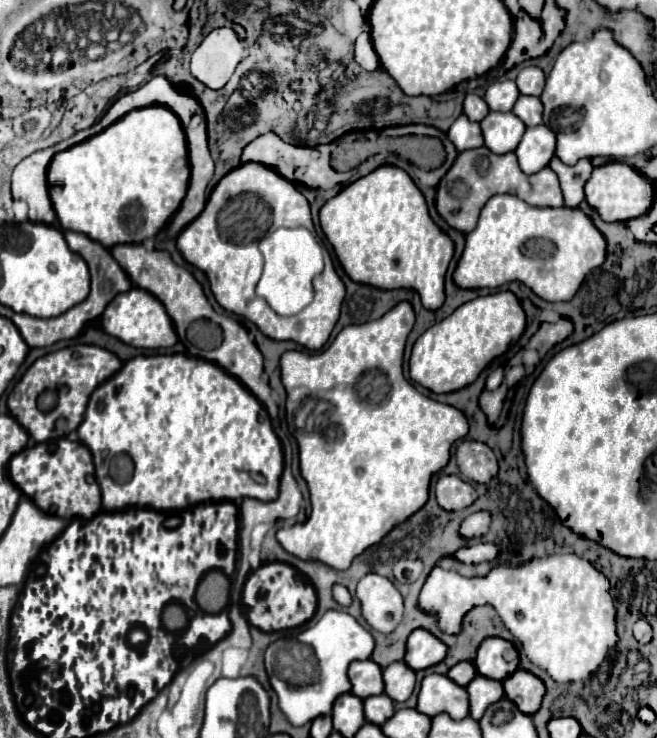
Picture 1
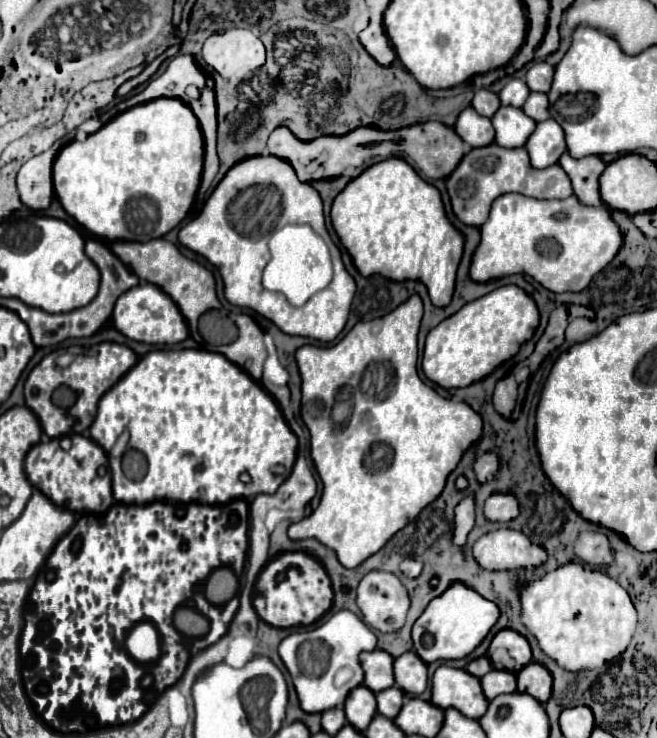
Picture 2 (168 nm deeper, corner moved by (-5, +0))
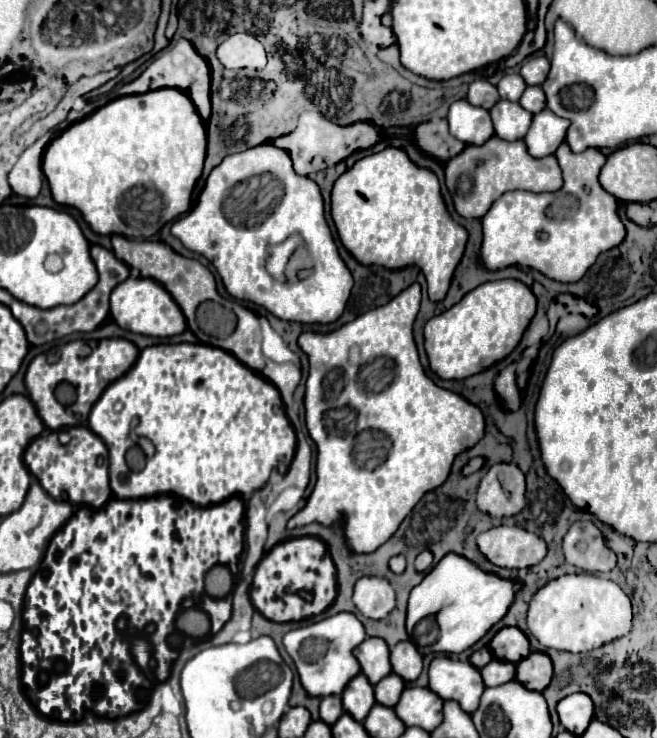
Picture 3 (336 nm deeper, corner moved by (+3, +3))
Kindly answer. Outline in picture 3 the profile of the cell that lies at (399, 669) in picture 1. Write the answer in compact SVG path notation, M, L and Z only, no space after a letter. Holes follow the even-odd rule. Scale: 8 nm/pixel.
M410 640L398 642L394 646L394 650L390 652L390 664L392 672L396 676L402 676L404 682L414 682L422 672L422 656Z

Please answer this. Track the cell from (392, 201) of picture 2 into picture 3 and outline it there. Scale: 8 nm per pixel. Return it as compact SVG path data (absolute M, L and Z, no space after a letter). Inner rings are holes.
M384 148L382 152L364 156L350 170L346 170L332 188L332 204L330 216L336 224L340 242L346 250L362 264L362 266L384 266L388 270L400 270L406 266L418 266L428 284L428 298L432 302L444 300L454 268L458 266L464 246L468 240L468 232L456 224L440 196L438 178L426 170L418 168L404 150L400 148Z

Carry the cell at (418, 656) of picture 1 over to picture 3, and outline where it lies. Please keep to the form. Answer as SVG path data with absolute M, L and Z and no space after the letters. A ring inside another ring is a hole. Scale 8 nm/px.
M448 554L412 590L408 600L406 630L420 654L460 654L476 644L510 608L518 584L482 572L470 560Z

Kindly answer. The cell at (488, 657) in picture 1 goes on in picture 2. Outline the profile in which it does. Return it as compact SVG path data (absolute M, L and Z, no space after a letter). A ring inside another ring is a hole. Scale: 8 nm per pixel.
M502 629L490 643L488 657L494 669L504 669L510 673L518 673L532 661L530 643L526 637L512 629Z

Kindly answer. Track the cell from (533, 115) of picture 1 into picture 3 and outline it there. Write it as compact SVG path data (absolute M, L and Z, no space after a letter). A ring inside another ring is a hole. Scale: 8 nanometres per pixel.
M528 86L520 98L522 108L526 108L530 114L538 114L546 108L546 98L544 98L544 90L540 86Z

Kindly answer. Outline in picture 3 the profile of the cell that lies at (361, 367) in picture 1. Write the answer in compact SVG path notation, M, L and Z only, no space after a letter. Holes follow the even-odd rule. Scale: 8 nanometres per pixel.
M412 284L388 304L358 316L330 334L304 332L298 338L298 346L310 362L304 408L306 428L316 444L318 482L306 506L288 520L288 530L312 522L338 524L338 520L342 520L350 552L370 554L398 530L400 522L426 492L438 488L446 480L454 458L484 436L482 412L462 396L438 388L424 374L412 336L418 308L420 284Z

